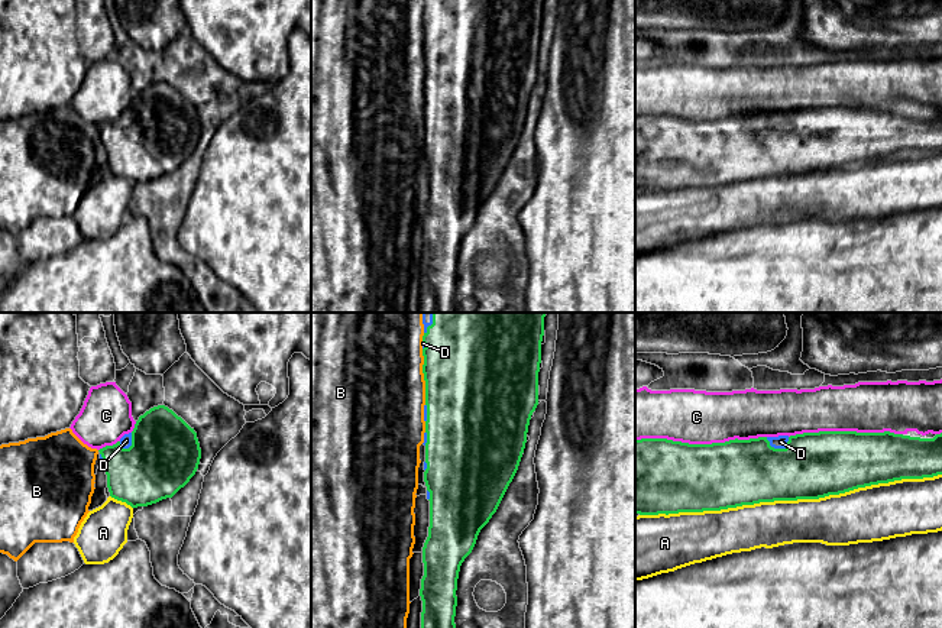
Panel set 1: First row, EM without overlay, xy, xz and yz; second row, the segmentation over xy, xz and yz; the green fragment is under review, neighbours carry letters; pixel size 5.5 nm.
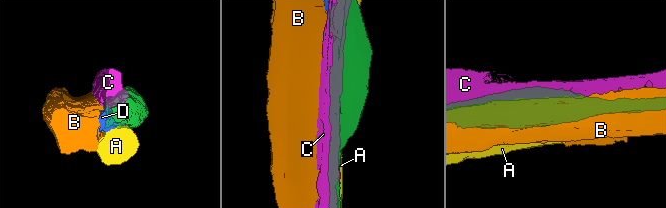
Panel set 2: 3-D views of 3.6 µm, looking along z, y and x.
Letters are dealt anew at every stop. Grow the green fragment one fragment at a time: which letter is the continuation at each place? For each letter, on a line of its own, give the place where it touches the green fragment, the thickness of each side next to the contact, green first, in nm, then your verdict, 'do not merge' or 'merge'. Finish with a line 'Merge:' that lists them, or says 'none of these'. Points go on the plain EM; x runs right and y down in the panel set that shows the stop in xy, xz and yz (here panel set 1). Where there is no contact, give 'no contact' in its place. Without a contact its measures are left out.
A: contact yz (790, 175); calibres 360 and 260 nm; do not merge
B: contact xz (424, 52); calibres 500 and 480 nm; do not merge
C: contact yz (701, 120); calibres 400 and 300 nm; do not merge
D: contact yz (776, 125); calibres 360 and 70 nm; merge
Merge: D

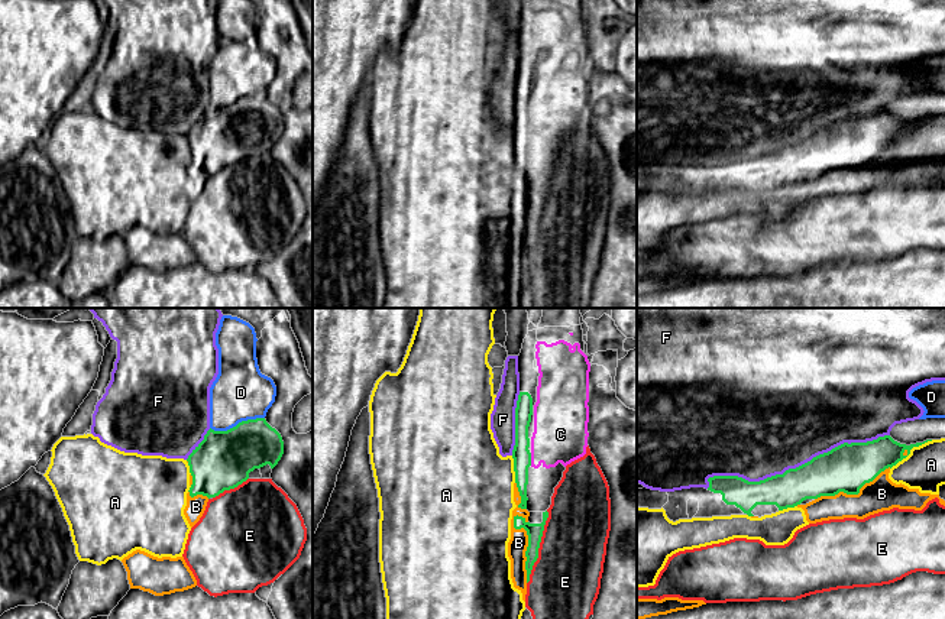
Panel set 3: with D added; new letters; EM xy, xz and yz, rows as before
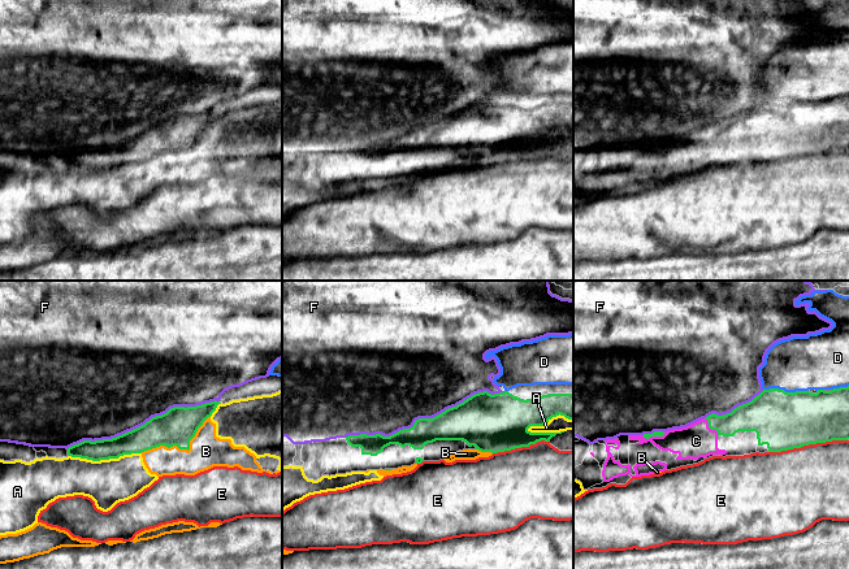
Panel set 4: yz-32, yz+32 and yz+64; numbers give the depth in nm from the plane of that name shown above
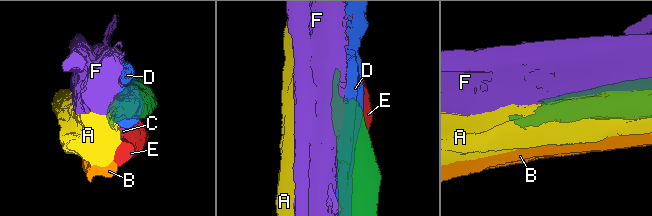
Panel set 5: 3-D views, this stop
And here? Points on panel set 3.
A: contact yz (910, 125); calibres 200 and 240 nm; do not merge
B: contact xz (528, 220); calibres 90 and 110 nm; do not merge
C: contact xz (530, 135); calibres 100 and 300 nm; merge
D: contact xy (238, 100); calibres 320 and 320 nm; do not merge
E: contact xz (539, 223); calibres 90 and 400 nm; do not merge
F: contact yz (793, 145); calibres 240 and 480 nm; do not merge
Merge: C

